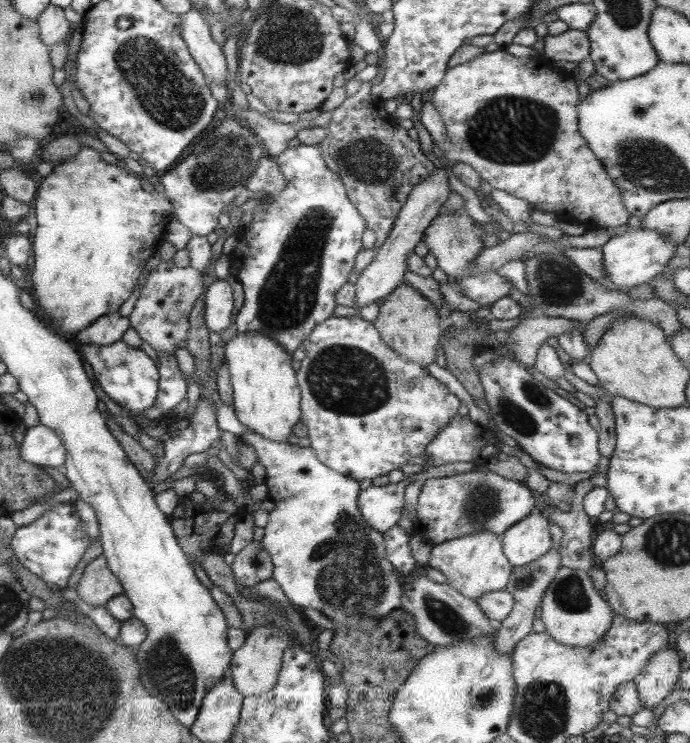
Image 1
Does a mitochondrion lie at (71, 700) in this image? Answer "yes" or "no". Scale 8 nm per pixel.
yes

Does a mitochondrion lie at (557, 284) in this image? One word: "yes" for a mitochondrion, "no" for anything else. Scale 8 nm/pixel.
yes

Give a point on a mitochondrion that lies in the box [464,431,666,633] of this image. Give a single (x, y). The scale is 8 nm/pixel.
(570, 594)

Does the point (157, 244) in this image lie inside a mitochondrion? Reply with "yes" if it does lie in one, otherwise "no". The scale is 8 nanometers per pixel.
no

